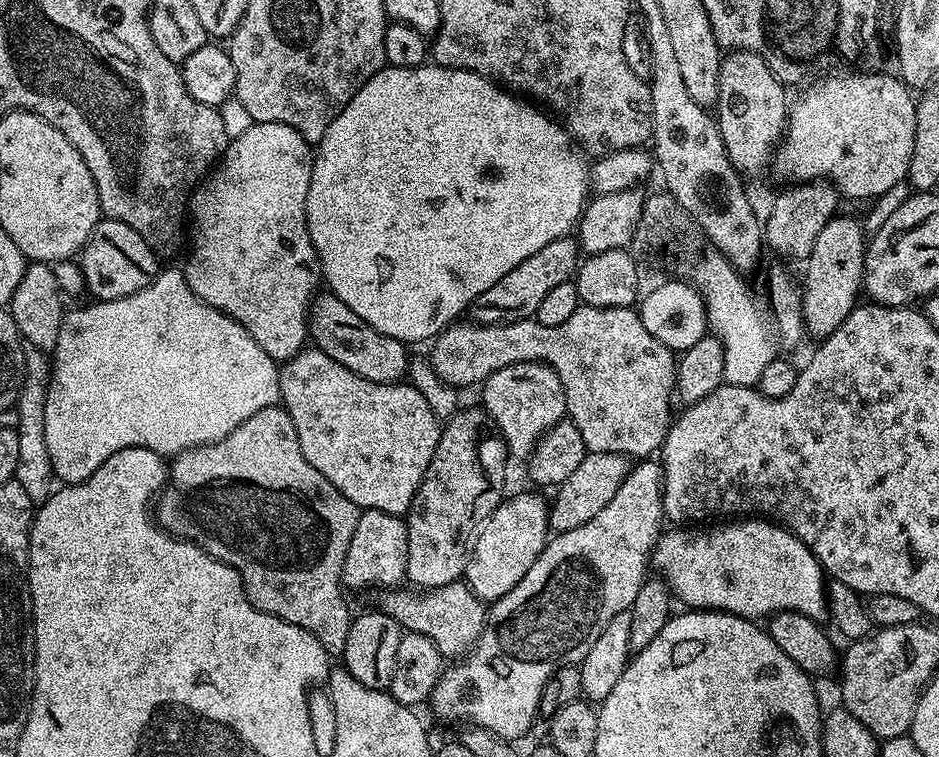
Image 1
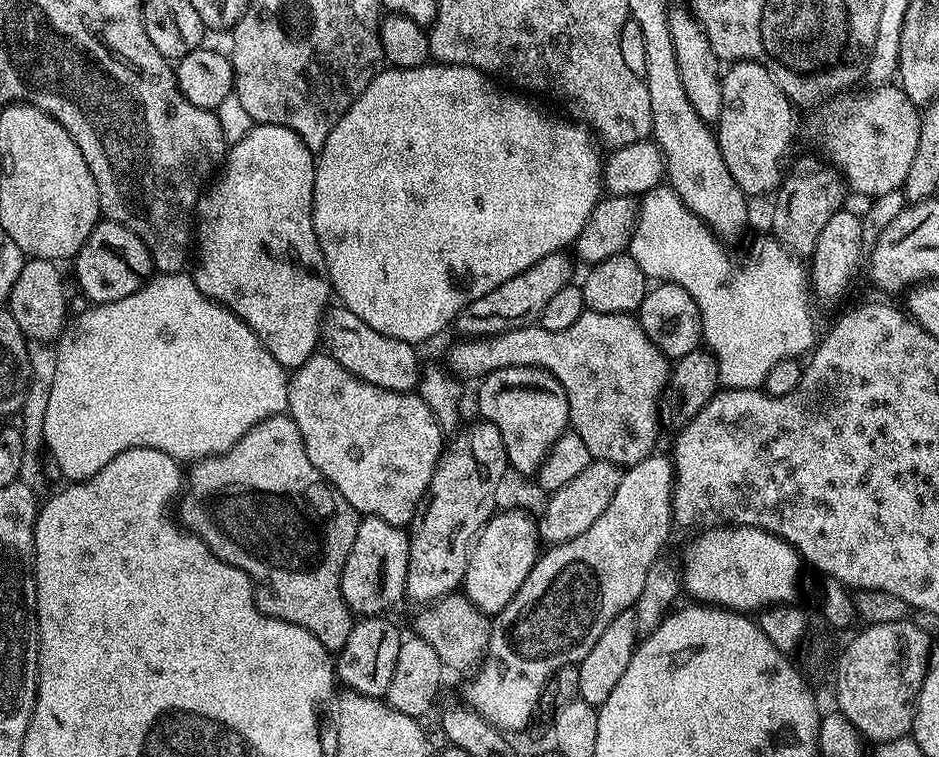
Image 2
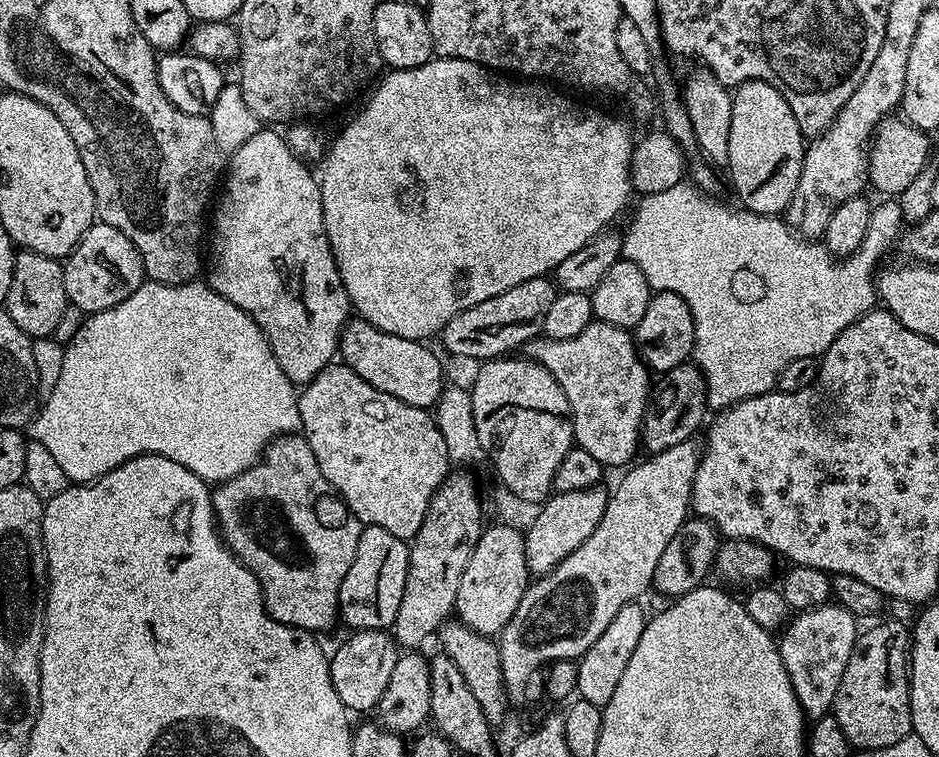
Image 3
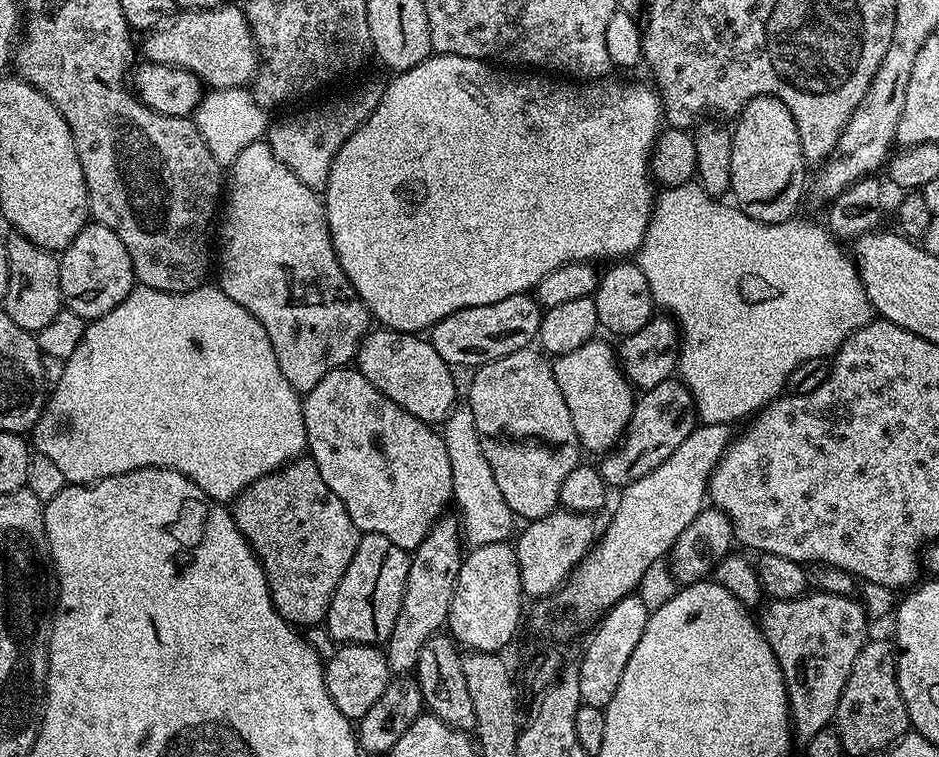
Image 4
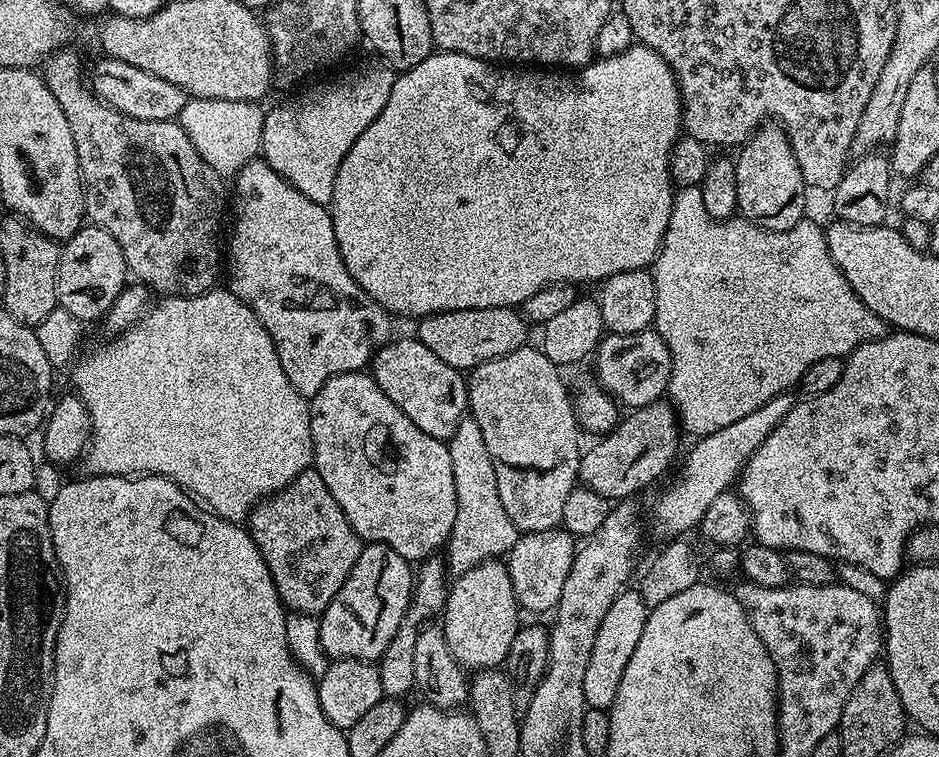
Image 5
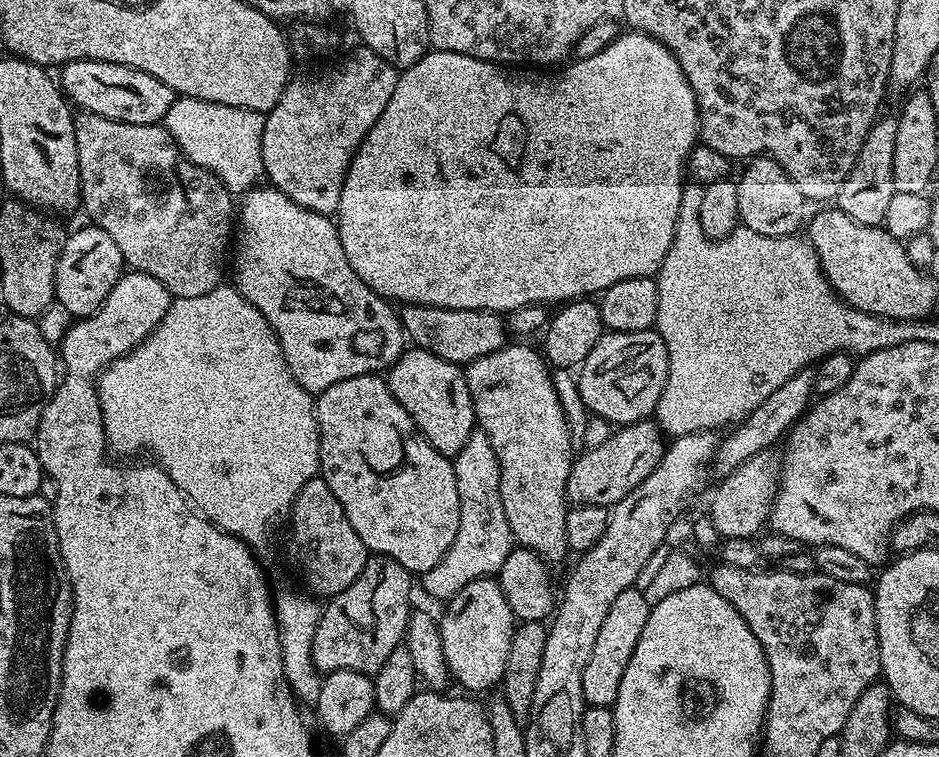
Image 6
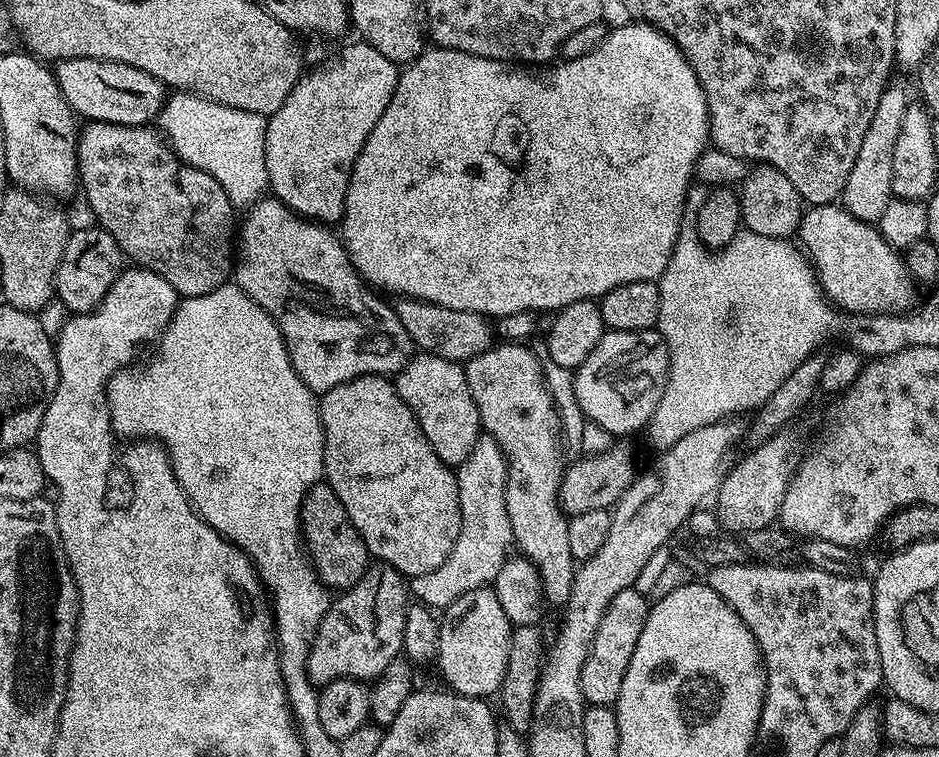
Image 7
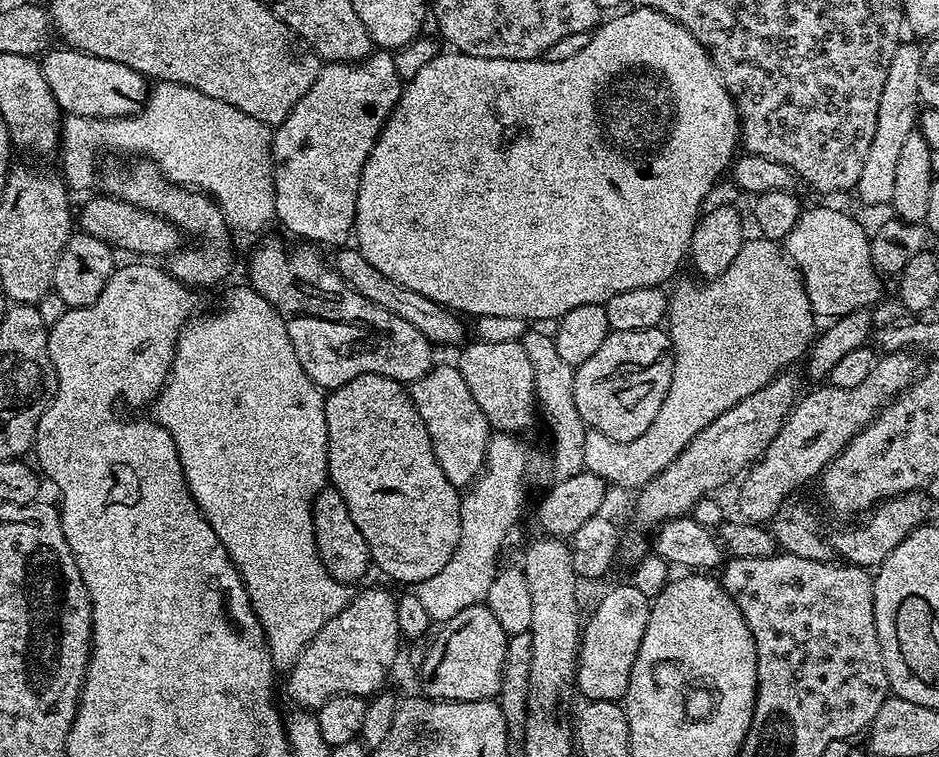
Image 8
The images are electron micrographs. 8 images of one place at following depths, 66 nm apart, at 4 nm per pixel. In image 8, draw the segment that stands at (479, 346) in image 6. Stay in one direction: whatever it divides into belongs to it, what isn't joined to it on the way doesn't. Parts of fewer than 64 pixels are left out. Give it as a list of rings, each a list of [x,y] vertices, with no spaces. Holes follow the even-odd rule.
[[[344,246],[337,252],[340,253],[337,254],[336,260],[334,259],[336,272],[354,290],[358,290],[358,294],[362,294],[362,298],[370,298],[370,302],[374,302],[374,306],[382,306],[382,310],[390,310],[390,314],[398,314],[398,318],[410,322],[410,326],[414,326],[414,330],[418,330],[418,334],[422,334],[433,346],[440,346],[440,344],[460,346],[465,343],[463,324],[465,321],[457,313],[386,278],[386,274],[374,270],[374,266],[370,266],[370,262],[366,262],[366,258],[362,258],[362,254],[355,247]]]

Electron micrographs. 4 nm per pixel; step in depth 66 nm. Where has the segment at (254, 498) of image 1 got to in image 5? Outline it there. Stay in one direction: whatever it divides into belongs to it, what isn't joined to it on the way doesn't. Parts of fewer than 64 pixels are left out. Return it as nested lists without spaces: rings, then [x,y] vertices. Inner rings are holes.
[[[315,467],[308,468],[285,488],[253,504],[246,517],[246,527],[252,533],[254,542],[274,578],[280,603],[285,609],[306,616],[319,617],[328,609],[334,594],[338,594],[338,590],[346,582],[362,547],[359,534],[350,526],[342,506],[338,506],[334,494],[330,494],[326,482],[322,482]]]

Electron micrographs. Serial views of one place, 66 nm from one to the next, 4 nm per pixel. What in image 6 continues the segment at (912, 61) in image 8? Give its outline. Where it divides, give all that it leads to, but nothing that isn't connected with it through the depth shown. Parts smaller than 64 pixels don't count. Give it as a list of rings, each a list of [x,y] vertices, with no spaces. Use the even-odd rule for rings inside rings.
[[[881,115],[866,134],[862,150],[838,194],[834,197],[835,207],[844,212],[854,222],[883,225],[886,210],[890,207],[890,198],[896,193],[894,178],[894,137],[898,135],[898,119],[895,115]]]

